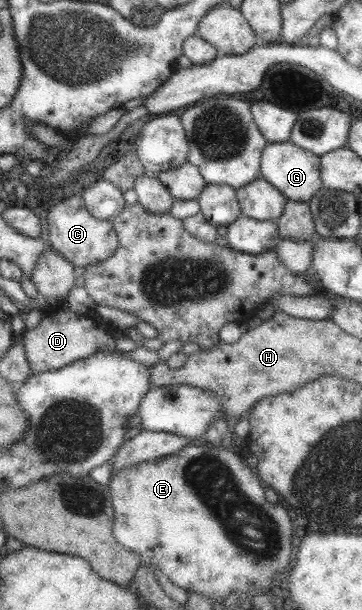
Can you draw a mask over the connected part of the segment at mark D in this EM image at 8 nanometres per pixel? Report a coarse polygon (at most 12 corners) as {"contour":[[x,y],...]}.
{"contour":[[70,309],[22,333],[31,373],[113,348],[115,330]]}

